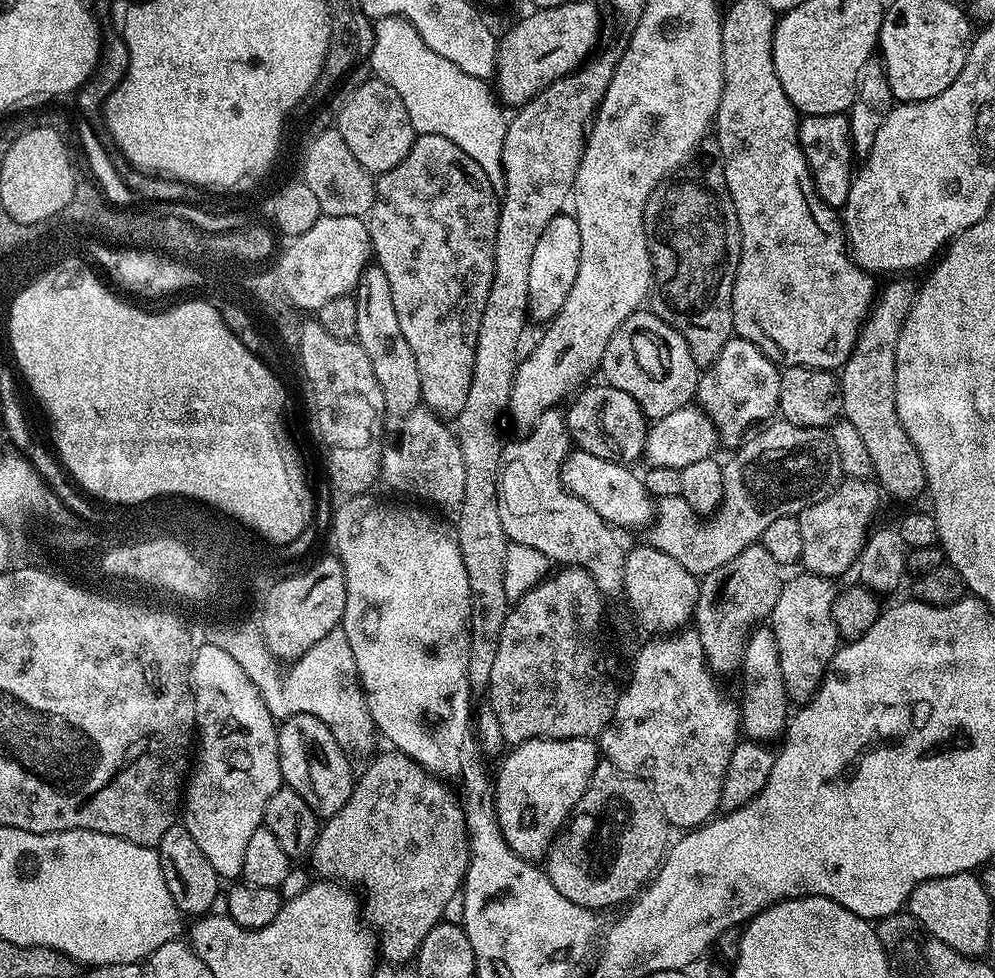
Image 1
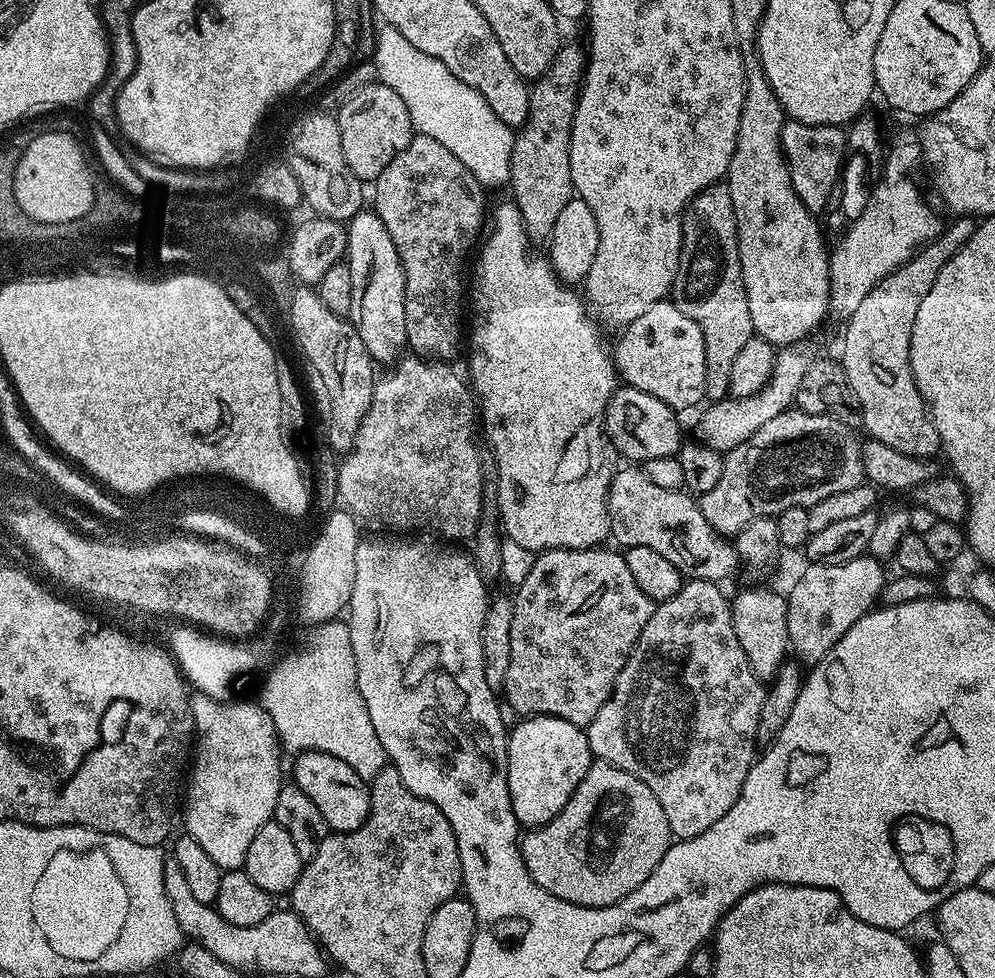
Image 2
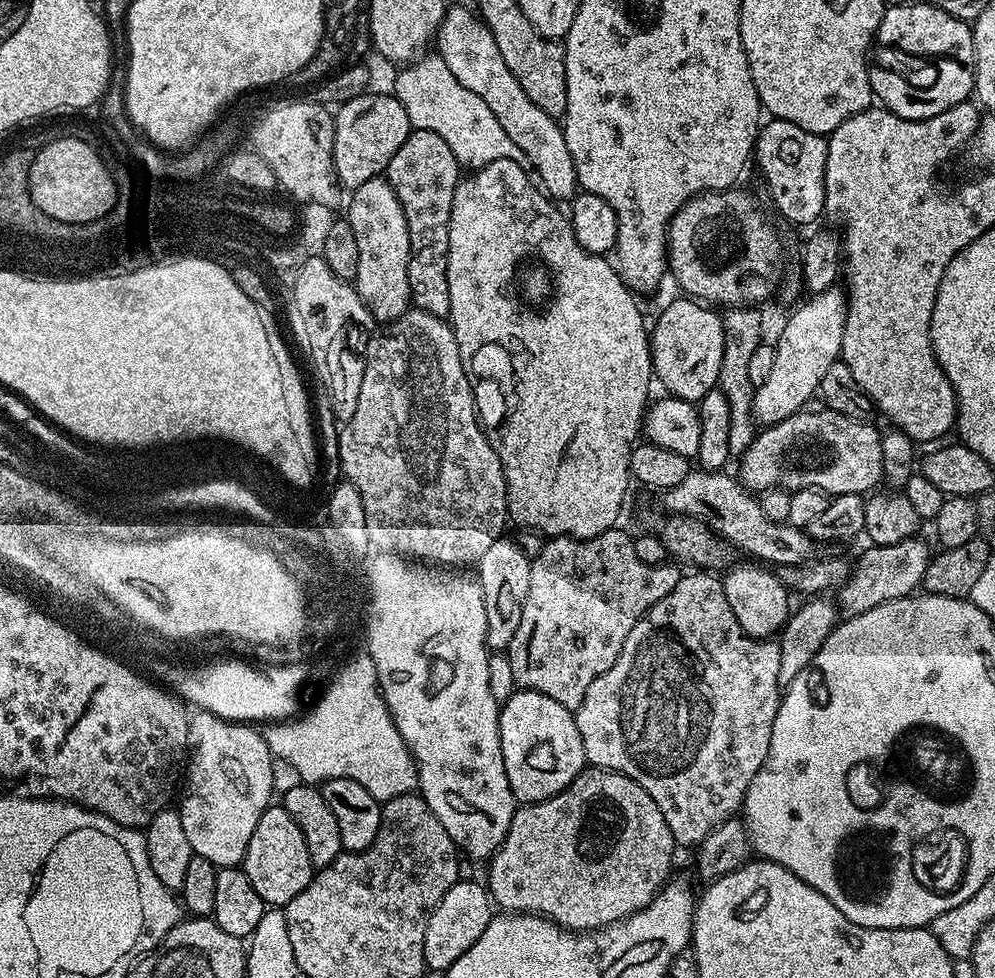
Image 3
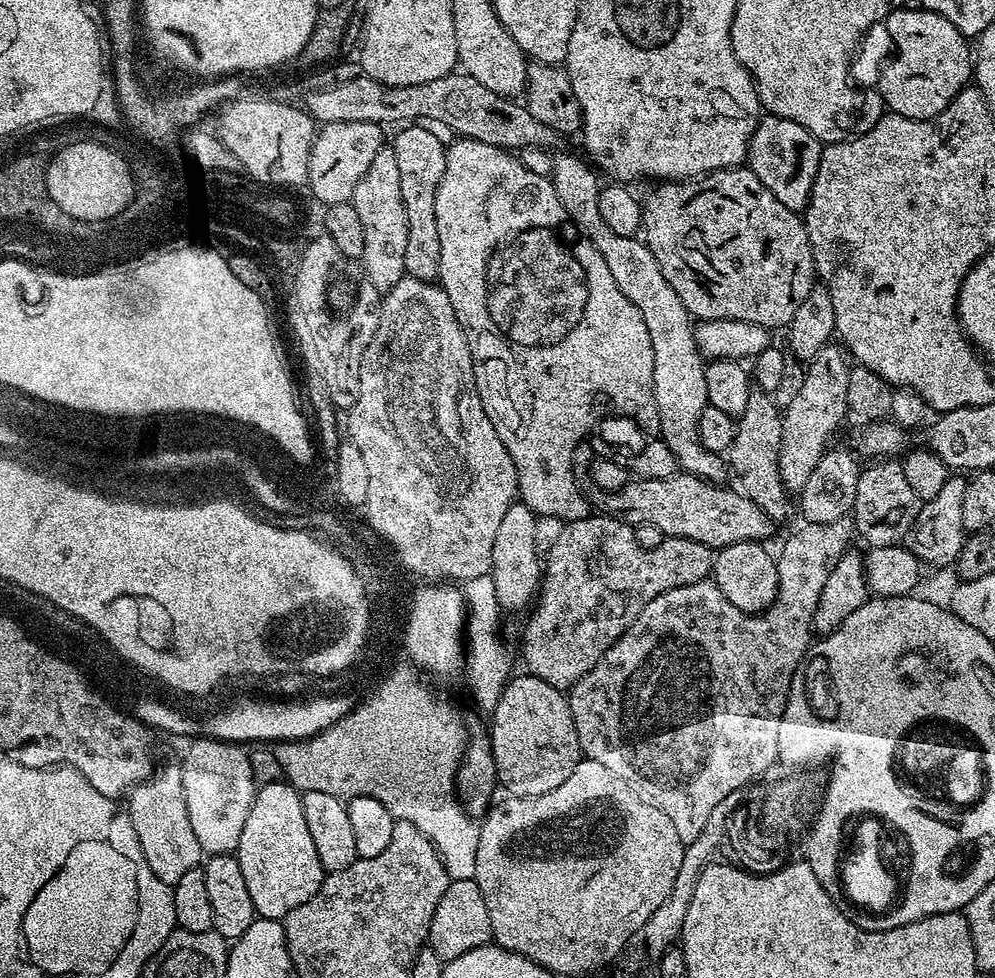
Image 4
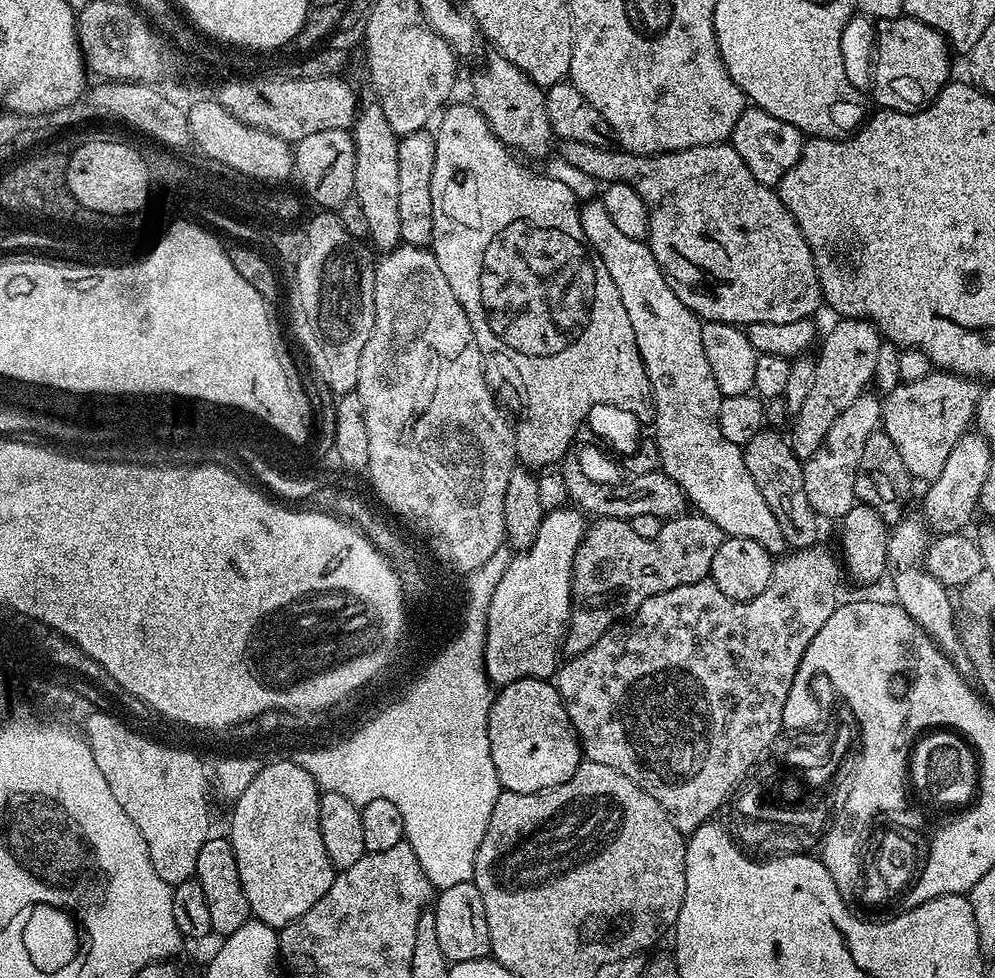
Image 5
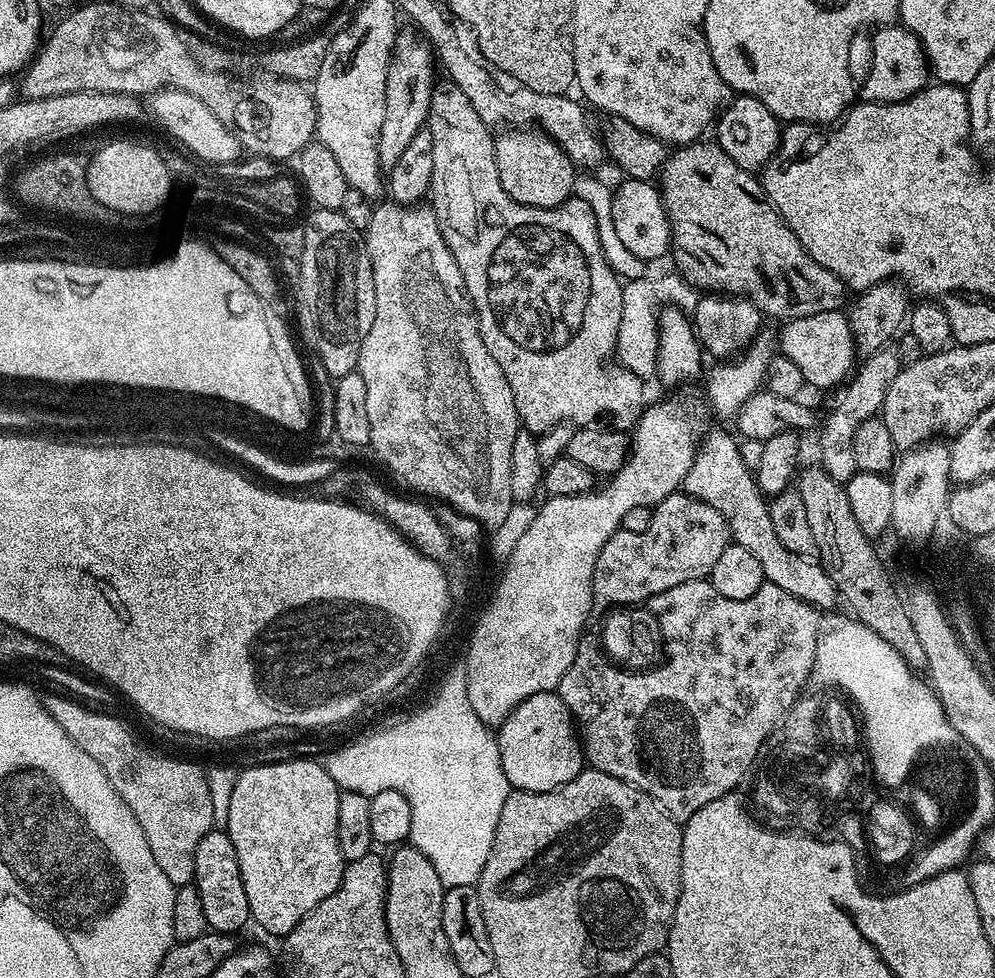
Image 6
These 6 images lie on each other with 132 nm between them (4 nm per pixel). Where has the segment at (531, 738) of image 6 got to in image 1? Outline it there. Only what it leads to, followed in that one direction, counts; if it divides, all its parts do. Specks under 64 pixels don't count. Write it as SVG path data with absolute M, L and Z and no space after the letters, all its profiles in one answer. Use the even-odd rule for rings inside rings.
M582 738L528 740L524 744L515 745L500 762L500 773L495 773L494 776L494 799L496 820L500 823L502 834L510 848L514 850L514 854L518 854L523 860L543 861L548 855L548 848L551 846L552 840L563 828L565 820L574 810L578 798L582 798L582 794L594 774L598 763L597 741Z

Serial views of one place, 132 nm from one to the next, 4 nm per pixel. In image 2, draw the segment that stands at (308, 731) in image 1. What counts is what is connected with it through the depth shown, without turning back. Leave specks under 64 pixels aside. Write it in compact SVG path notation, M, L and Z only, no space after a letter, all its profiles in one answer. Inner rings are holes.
M301 752L295 757L292 764L291 779L318 806L322 813L325 825L332 832L353 832L366 822L370 814L370 802L372 801L372 789L369 781L363 780L358 774L354 774L351 766L346 766L342 758L334 758L334 754L325 752Z

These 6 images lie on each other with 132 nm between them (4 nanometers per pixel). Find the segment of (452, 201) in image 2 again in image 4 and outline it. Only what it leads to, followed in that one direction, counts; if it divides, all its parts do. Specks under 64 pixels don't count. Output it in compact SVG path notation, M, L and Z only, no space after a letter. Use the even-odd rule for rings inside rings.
M412 122L407 126L401 127L396 137L391 137L390 146L394 150L394 158L398 158L398 183L402 185L402 206L406 206L406 262L404 263L404 271L407 275L418 278L419 280L426 280L429 282L435 281L440 275L440 247L438 246L438 221L434 219L434 198L438 194L438 182L442 182L442 174L446 174L446 154L447 147L438 138L434 138L434 134L430 134L430 130L426 130L423 123Z

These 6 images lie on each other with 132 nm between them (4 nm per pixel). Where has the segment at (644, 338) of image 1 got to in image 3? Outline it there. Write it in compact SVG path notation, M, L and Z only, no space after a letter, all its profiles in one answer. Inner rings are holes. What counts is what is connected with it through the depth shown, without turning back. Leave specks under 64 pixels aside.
M692 298L679 299L670 301L661 310L656 325L651 325L652 370L658 384L665 388L663 390L665 393L677 396L679 400L698 402L711 388L717 387L720 379L722 352L724 350L724 322L719 311L713 310Z

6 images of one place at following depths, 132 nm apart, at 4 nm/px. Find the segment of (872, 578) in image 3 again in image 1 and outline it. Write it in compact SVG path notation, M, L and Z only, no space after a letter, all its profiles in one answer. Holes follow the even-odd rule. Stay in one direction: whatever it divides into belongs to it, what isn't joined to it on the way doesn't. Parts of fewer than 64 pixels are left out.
M807 570L801 571L801 573L801 576L791 577L789 575L787 579L785 579L784 585L782 586L782 594L778 594L778 602L775 604L774 610L772 611L772 615L770 617L770 627L772 633L774 634L774 638L778 642L778 662L782 662L782 682L786 682L788 698L789 701L792 702L807 702L811 700L812 695L820 688L820 683L824 677L825 668L827 668L828 663L834 658L837 648L841 647L842 644L842 637L840 635L840 631L836 628L836 619L832 613L832 609L836 607L836 597L838 595L837 585L832 585L835 583L833 583L833 581L827 576L819 576L818 574L814 574L813 572Z

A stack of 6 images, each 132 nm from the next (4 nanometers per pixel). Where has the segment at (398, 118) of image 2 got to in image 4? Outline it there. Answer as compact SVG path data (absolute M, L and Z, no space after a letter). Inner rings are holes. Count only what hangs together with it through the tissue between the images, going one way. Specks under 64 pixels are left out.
M330 122L320 124L312 149L310 150L310 162L308 163L308 178L306 188L310 190L311 198L321 200L327 206L336 203L351 201L354 194L354 186L362 182L366 170L370 170L370 162L374 162L374 154L378 154L380 148L385 147L385 129L374 122Z

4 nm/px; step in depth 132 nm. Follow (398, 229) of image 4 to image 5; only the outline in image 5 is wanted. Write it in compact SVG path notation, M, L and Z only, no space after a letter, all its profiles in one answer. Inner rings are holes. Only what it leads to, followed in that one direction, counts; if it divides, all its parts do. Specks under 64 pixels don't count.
M371 102L359 109L356 113L356 123L352 125L352 141L356 147L354 158L354 198L362 206L366 213L366 226L368 227L367 239L380 247L381 253L391 252L401 243L398 230L398 137L394 130L390 130L390 122L386 122L386 114L382 114L382 106L379 102Z

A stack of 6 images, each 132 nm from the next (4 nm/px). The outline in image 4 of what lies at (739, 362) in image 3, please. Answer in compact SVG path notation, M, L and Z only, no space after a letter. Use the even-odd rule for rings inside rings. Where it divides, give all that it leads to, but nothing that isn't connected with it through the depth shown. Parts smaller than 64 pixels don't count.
M752 387L750 398L746 401L746 410L736 420L736 437L726 453L730 472L740 479L739 487L745 496L749 496L773 522L779 522L794 512L794 504L790 499L788 488L782 482L782 474L778 470L778 450L782 446L782 408L775 404L769 393Z

